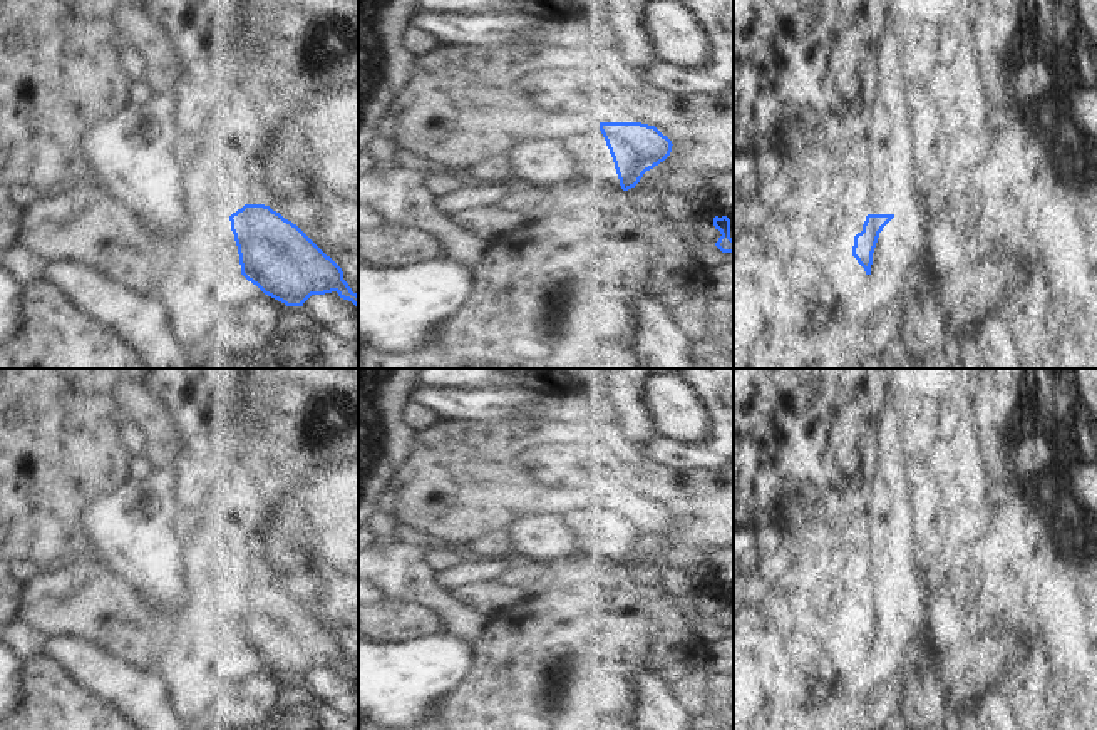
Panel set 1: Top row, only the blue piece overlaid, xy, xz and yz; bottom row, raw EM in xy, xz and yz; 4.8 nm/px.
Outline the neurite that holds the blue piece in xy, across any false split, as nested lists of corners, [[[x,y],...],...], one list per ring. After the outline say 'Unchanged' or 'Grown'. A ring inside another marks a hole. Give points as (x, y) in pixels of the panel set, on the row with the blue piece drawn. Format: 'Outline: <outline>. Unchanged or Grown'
Outline: [[[245,204],[229,216],[238,246],[241,275],[265,295],[286,306],[303,306],[312,295],[337,291],[358,308],[358,295],[343,280],[342,268],[327,256],[296,224],[265,204]]]. Unchanged.

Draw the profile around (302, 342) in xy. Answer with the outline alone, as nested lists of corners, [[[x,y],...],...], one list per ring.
[[[288,306],[273,342],[253,360],[265,368],[358,368],[358,342],[327,326],[305,306]]]

